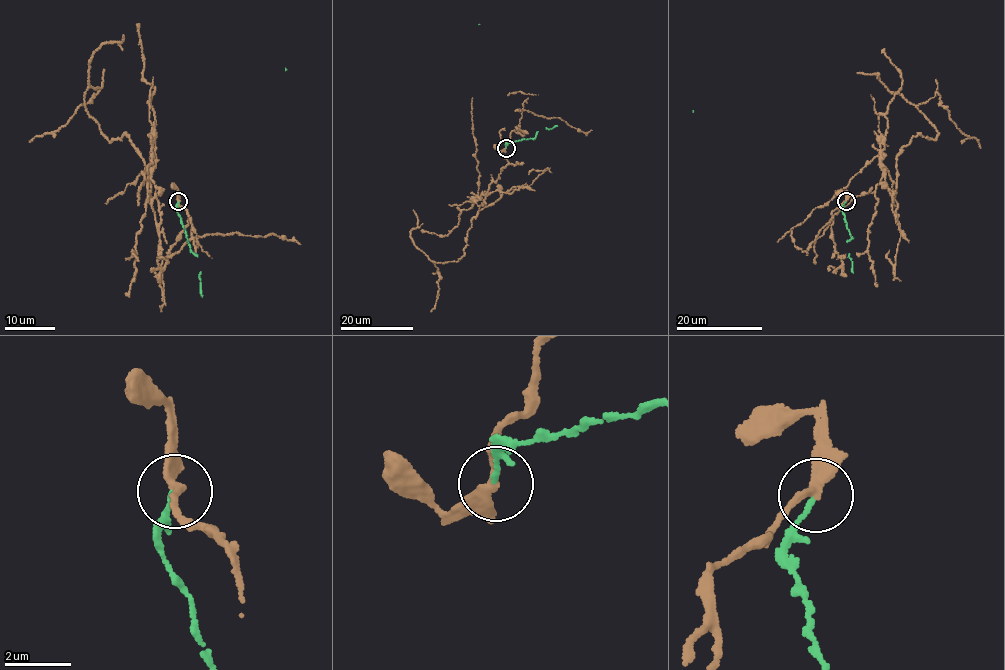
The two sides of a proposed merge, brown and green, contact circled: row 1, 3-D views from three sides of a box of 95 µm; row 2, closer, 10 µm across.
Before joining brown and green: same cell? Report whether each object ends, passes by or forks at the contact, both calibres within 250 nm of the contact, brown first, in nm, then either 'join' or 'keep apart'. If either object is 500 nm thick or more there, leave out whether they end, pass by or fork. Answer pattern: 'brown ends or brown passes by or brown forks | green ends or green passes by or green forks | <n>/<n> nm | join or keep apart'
brown passes by | green ends | 260/120 nm | keep apart

